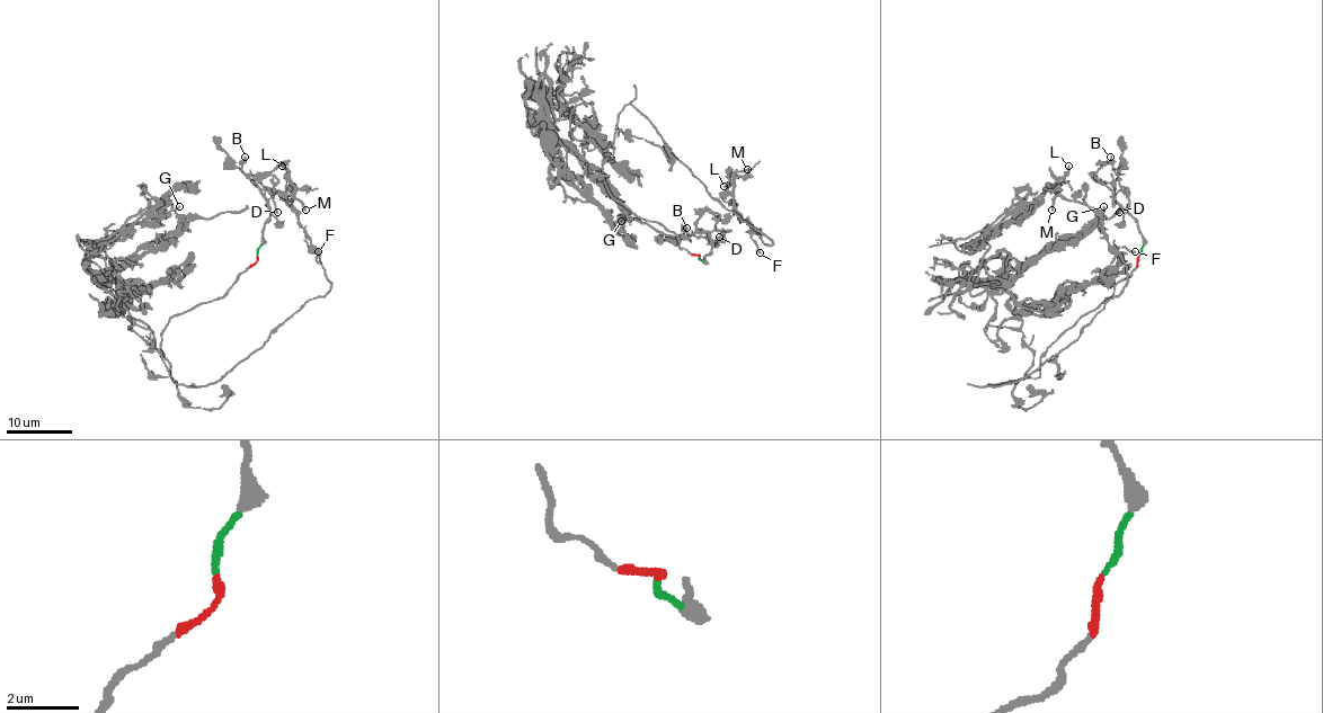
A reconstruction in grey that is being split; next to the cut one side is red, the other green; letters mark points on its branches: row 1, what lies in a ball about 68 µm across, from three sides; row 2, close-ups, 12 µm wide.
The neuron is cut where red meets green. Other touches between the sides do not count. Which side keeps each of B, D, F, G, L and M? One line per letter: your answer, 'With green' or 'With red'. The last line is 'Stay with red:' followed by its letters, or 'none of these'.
B: With green
D: With green
F: With red
G: With red
L: With red
M: With red
Stay with red: F, G, L, M

